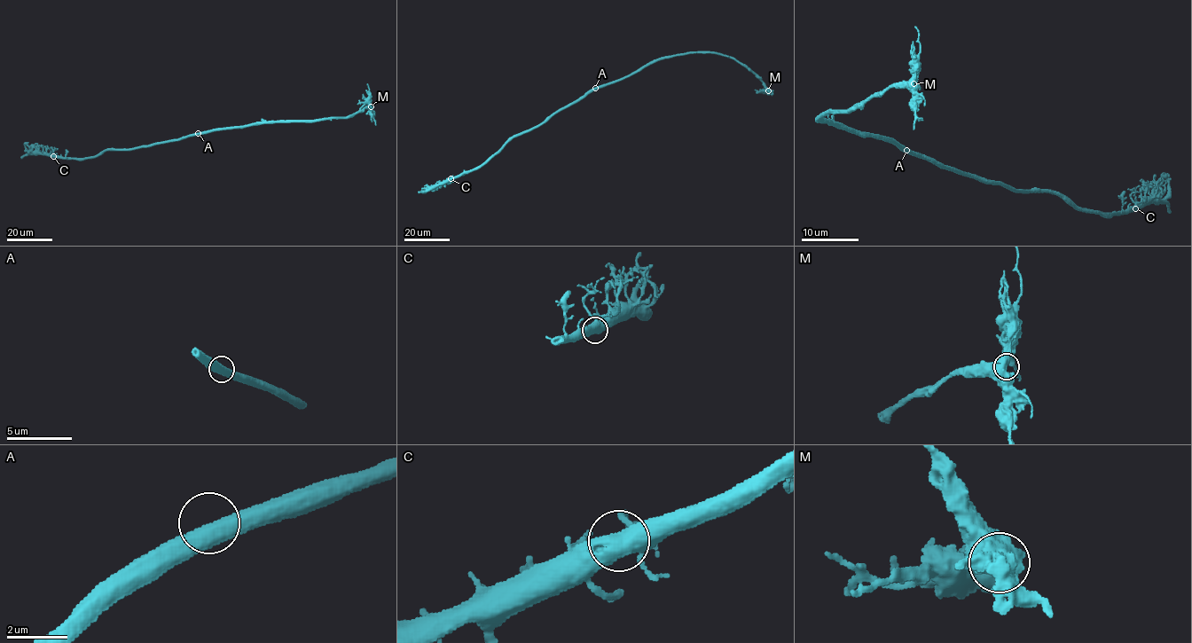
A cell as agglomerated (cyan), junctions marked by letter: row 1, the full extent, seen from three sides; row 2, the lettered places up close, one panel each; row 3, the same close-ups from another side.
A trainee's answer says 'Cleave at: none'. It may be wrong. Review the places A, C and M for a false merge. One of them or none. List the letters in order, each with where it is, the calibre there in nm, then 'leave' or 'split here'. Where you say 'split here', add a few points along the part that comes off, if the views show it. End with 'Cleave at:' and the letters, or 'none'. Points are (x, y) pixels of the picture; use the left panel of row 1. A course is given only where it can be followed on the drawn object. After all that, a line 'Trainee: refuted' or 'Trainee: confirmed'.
A: at (198, 133); 500 nm thick; leave
C: at (53, 156); 600 nm thick; leave
M: at (371, 106); 800 nm thick; leave
Cleave at: none
Trainee: confirmed

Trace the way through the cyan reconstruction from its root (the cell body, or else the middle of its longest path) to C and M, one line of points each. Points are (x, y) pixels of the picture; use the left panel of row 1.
C: (199, 134), (131, 149), (105, 149), (85, 158), (53, 156)
M: (199, 134), (264, 122), (347, 118), (371, 106)

